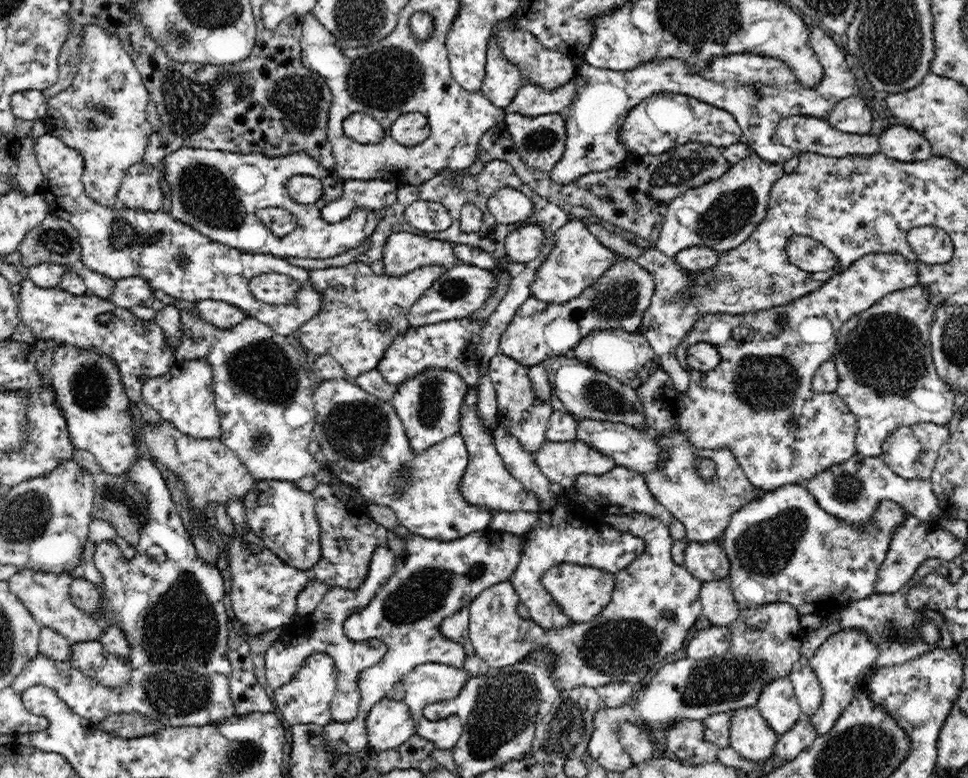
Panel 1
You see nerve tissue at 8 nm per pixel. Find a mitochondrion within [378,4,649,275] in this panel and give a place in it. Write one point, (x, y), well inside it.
(542, 137)

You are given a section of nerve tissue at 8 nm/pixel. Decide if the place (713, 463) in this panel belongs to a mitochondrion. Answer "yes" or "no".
no

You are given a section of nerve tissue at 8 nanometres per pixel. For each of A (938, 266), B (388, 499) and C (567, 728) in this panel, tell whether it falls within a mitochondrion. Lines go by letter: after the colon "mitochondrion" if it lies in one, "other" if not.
A: other
B: other
C: mitochondrion

